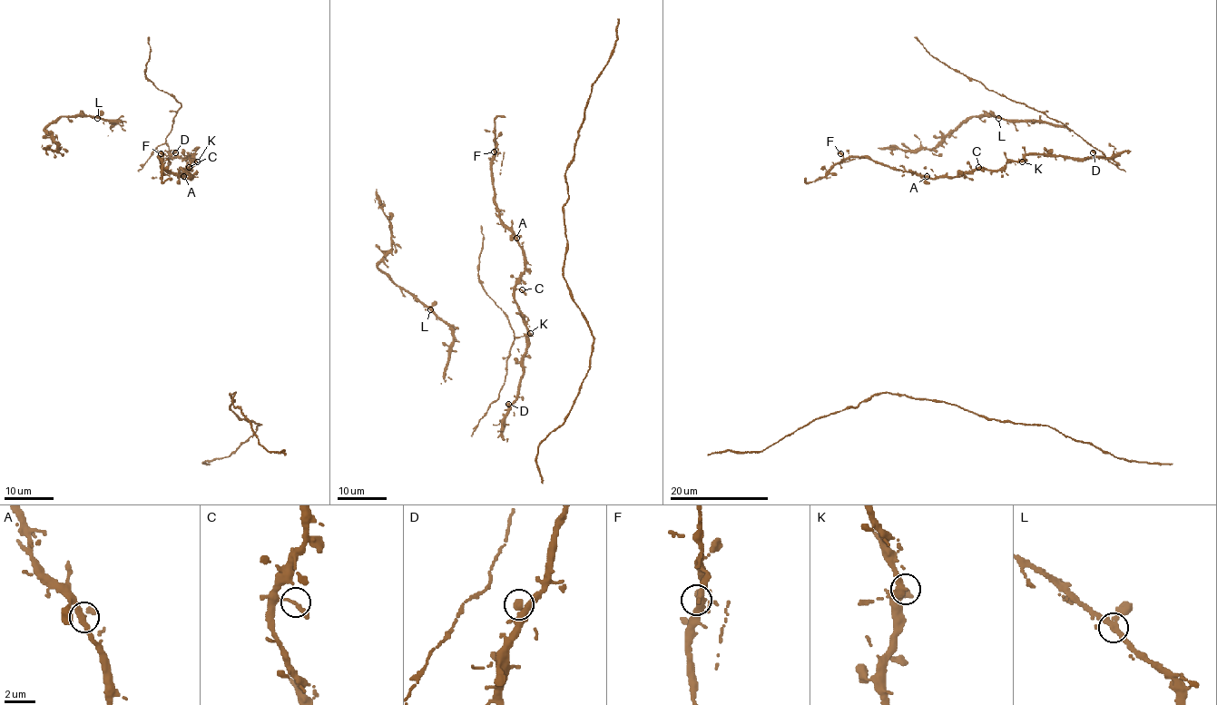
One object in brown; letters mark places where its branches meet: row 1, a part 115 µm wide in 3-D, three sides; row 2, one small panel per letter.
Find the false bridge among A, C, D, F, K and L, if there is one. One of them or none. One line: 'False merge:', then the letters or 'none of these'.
False merge: none of these

